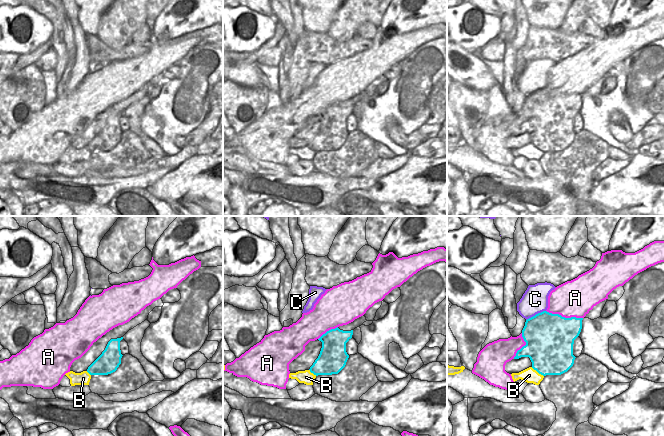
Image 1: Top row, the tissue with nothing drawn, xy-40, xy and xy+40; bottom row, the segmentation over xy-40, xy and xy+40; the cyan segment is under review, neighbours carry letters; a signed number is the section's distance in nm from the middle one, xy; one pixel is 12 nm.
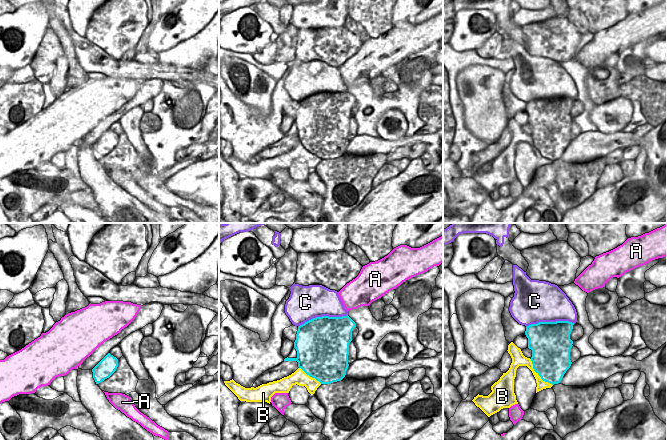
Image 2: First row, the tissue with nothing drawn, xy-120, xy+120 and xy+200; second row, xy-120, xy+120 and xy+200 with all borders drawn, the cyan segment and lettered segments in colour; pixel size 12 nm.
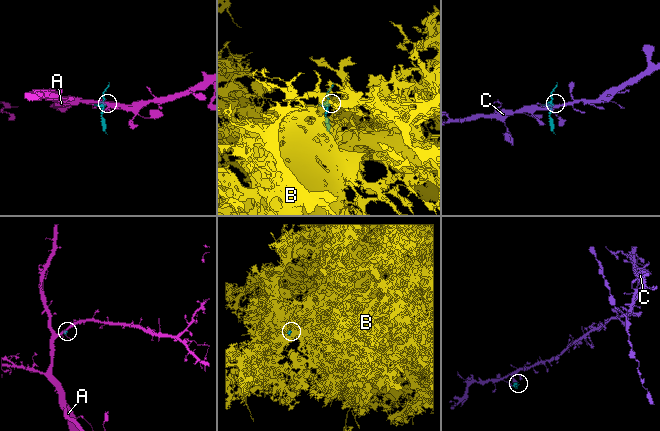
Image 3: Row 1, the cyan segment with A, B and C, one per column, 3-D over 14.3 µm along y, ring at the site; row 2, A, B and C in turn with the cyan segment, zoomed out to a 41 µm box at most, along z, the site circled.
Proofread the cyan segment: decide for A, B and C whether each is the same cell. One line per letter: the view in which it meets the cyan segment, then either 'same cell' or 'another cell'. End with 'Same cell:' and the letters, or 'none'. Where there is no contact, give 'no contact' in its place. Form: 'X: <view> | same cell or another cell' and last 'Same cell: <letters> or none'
A: xy+40 | another cell
B: xy+40 | another cell
C: xy+40 | another cell
Same cell: none

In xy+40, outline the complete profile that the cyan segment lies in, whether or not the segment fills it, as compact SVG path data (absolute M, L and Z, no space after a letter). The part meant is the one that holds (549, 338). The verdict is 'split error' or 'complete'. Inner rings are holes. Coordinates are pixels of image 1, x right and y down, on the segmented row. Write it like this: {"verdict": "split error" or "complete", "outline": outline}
{"verdict": "complete", "outline": "M547 311L525 322L522 337L526 342L514 359L529 357L539 374L561 375L574 364L574 340L582 329L583 318L565 318Z"}

